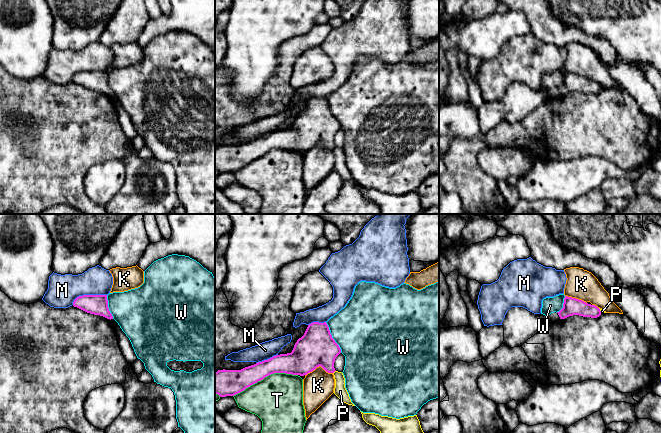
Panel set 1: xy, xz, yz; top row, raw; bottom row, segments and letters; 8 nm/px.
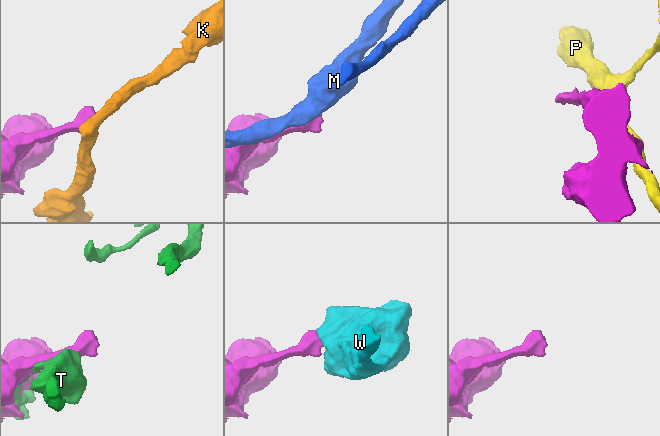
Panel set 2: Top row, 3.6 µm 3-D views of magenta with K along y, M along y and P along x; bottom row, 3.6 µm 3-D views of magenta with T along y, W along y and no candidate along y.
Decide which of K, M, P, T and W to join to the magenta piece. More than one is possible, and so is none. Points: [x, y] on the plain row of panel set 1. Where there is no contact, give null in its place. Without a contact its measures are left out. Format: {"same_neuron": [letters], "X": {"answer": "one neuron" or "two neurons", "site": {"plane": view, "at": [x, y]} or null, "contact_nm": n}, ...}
{"same_neuron": [], "K": {"answer": "two neurons", "site": {"plane": "xz", "at": [318, 142]}, "contact_nm": 220}, "M": {"answer": "two neurons", "site": {"plane": "xy", "at": [88, 71]}, "contact_nm": 300}, "P": {"answer": "two neurons", "site": {"plane": "xz", "at": [334, 147]}, "contact_nm": 40}, "T": {"answer": "two neurons", "site": {"plane": "xz", "at": [265, 152]}, "contact_nm": 550}, "W": {"answer": "two neurons", "site": {"plane": "xz", "at": [331, 113]}, "contact_nm": 280}}

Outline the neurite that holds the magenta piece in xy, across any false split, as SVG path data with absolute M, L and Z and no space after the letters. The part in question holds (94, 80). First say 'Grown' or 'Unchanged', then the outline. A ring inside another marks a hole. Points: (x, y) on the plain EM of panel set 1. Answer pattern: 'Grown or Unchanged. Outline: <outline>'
Unchanged. Outline: M83 71L77 73L73 82L87 89L100 91L107 95L113 95L108 84L107 71Z

